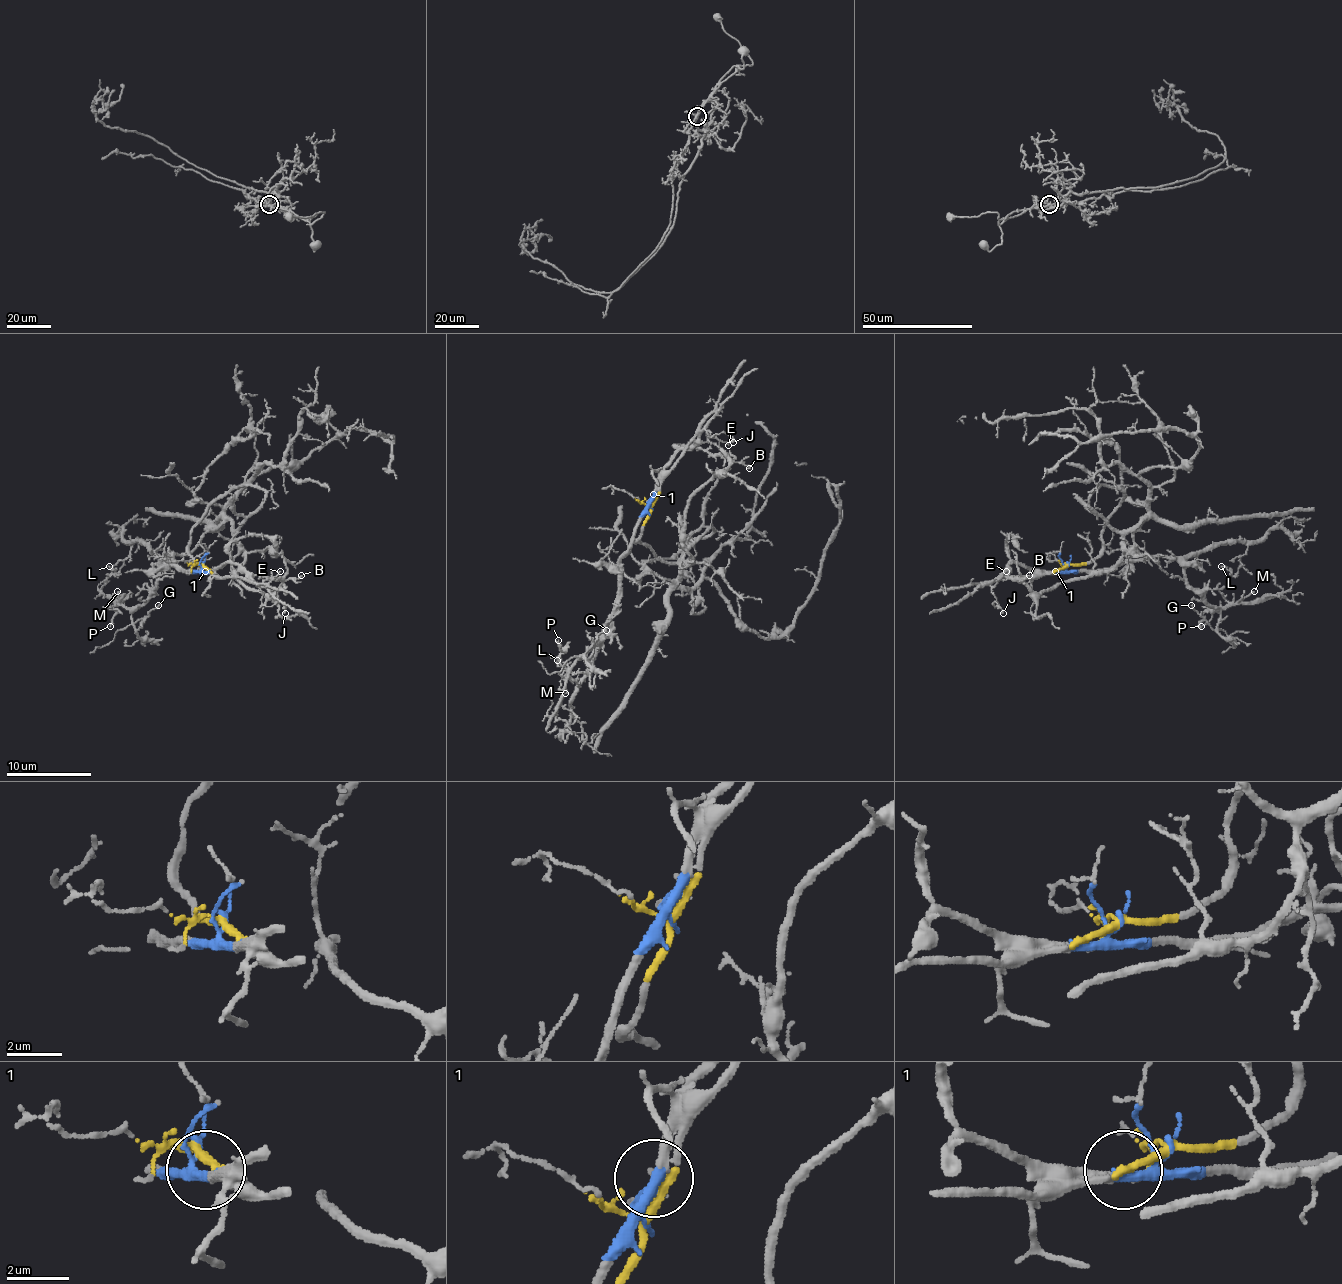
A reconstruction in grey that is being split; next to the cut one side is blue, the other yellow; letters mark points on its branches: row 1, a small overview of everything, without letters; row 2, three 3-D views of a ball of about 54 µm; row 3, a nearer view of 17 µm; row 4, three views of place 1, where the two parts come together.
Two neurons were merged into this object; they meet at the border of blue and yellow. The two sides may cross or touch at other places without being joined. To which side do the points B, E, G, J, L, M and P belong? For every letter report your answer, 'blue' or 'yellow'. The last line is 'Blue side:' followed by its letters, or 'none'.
B: yellow
E: blue
G: blue
J: blue
L: blue
M: blue
P: blue
Blue side: E, G, J, L, M, P

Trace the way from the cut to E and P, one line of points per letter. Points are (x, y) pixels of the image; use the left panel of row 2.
E: (203, 564), (203, 571), (210, 571), (231, 562), (261, 585), (280, 571)
P: (203, 564), (199, 571), (186, 571), (167, 556), (158, 568), (156, 590), (141, 605), (112, 607), (110, 626)

